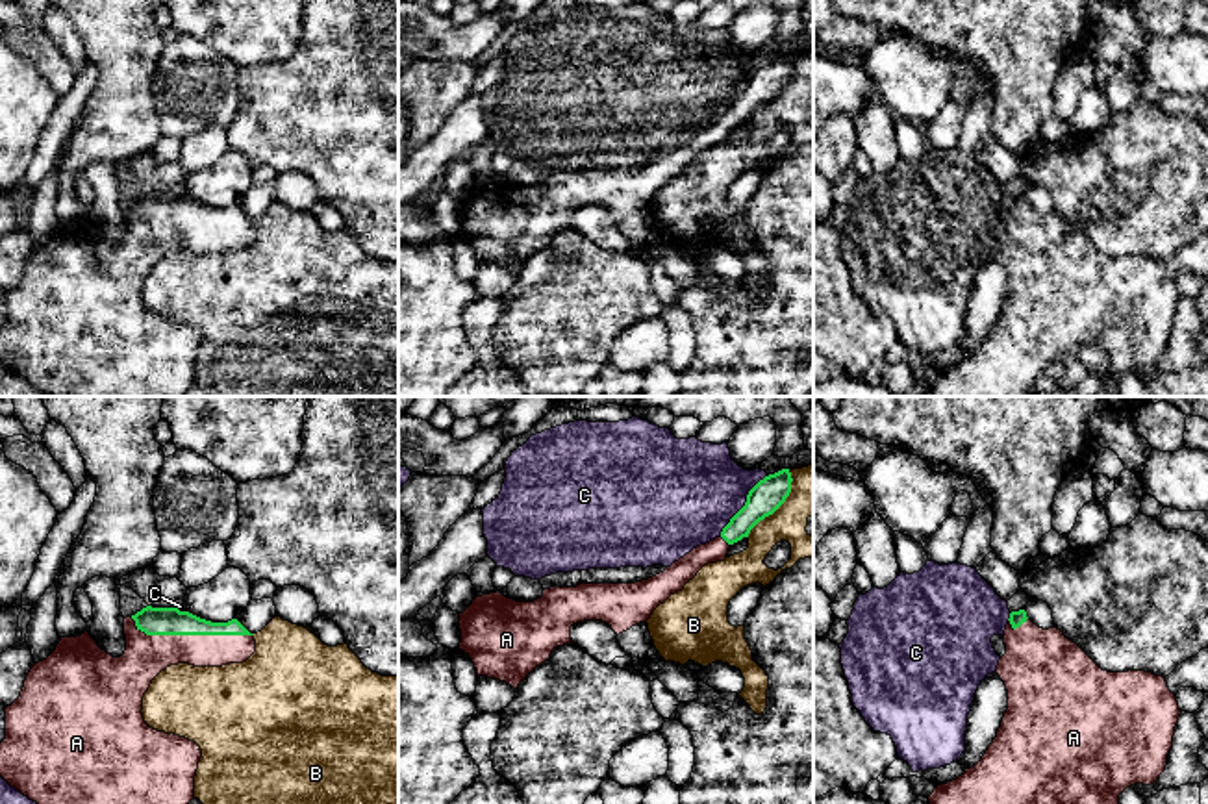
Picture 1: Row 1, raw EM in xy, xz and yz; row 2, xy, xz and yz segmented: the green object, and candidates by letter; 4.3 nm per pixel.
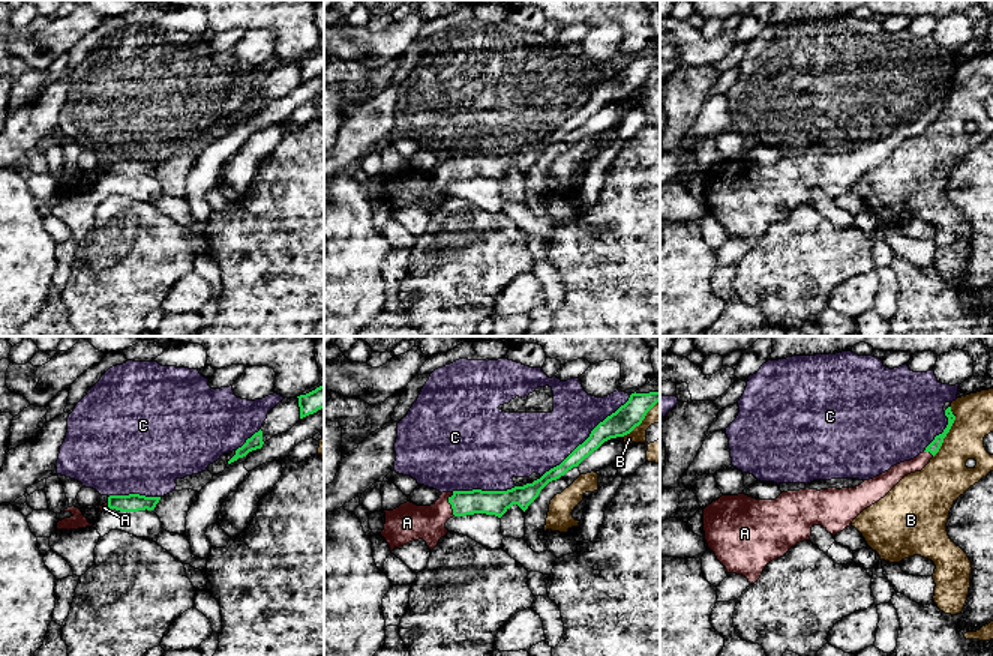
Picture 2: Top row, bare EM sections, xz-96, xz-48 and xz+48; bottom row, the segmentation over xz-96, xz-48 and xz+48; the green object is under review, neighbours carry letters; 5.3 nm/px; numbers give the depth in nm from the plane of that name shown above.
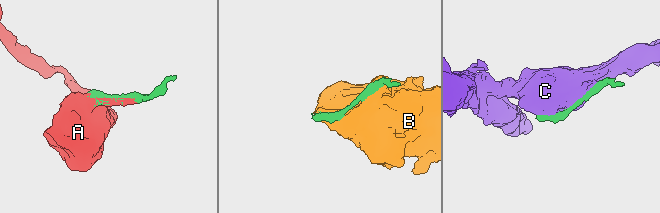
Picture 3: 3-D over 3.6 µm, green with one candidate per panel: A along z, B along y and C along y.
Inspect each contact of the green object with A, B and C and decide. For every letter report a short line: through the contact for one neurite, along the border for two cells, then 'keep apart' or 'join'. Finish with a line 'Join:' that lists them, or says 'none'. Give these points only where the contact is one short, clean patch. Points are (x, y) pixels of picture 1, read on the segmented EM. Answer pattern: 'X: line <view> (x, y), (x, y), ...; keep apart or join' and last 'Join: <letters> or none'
A: join
B: keep apart
C: keep apart
Join: A

